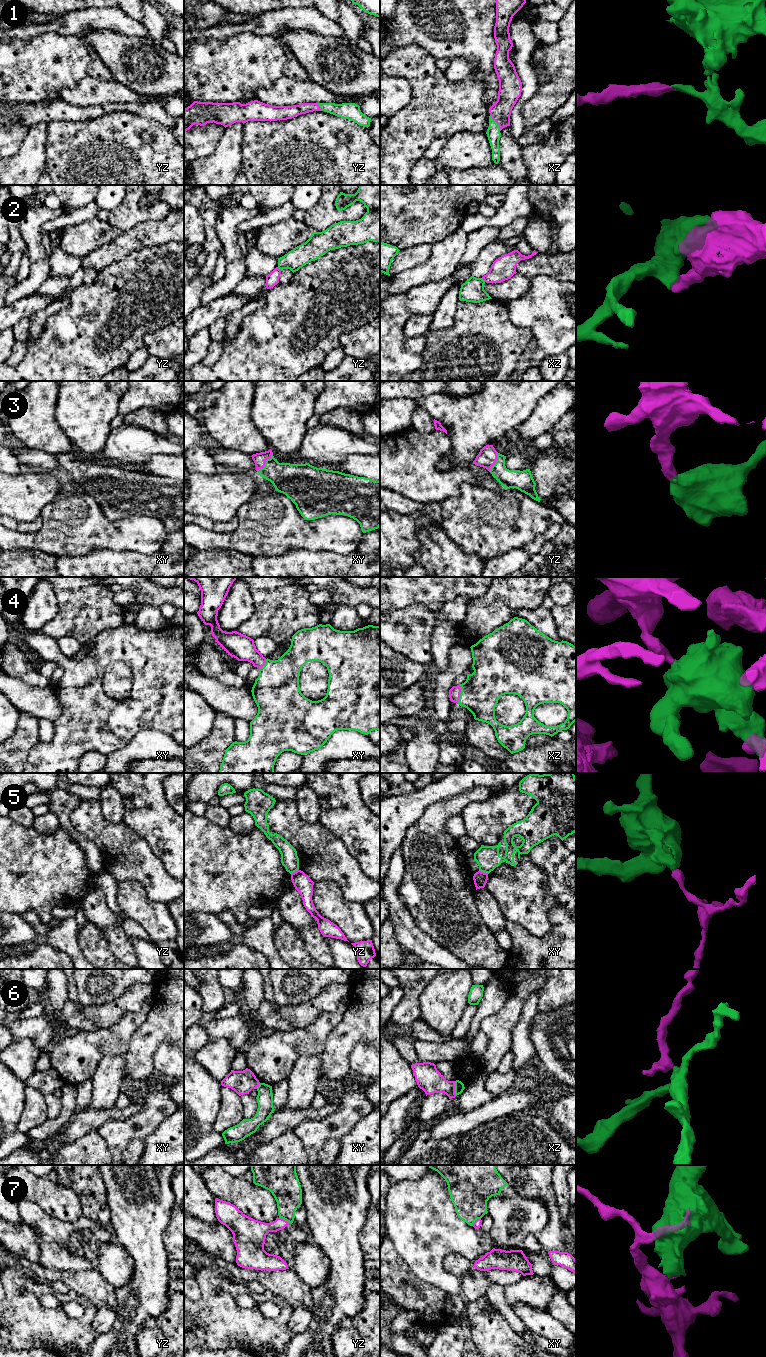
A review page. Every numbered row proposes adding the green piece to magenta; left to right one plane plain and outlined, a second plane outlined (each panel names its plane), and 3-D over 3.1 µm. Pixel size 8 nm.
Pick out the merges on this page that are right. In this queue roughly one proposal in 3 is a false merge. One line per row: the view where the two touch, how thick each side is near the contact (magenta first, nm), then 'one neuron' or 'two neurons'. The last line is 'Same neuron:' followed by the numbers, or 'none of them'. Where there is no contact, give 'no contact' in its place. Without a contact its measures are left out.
1: meets magenta in xz; 170 nm thick on the magenta side, 110 nm on the other; one neuron
2: meets magenta in yz; 100 nm thick on the magenta side, 160 nm on the other; two neurons
3: meets magenta in xy; 100 nm thick on the magenta side, 260 nm on the other; one neuron
4: meets magenta in xz; 100 nm thick on the magenta side, 300 nm on the other; one neuron
5: meets magenta in xy; 110 nm thick on the magenta side, 190 nm on the other; two neurons
6: meets magenta in xz; 200 nm thick on the magenta side, 80 nm on the other; two neurons
7: meets magenta in yz; 170 nm thick on the magenta side, 240 nm on the other; two neurons
Same neuron: 1, 3, 4

